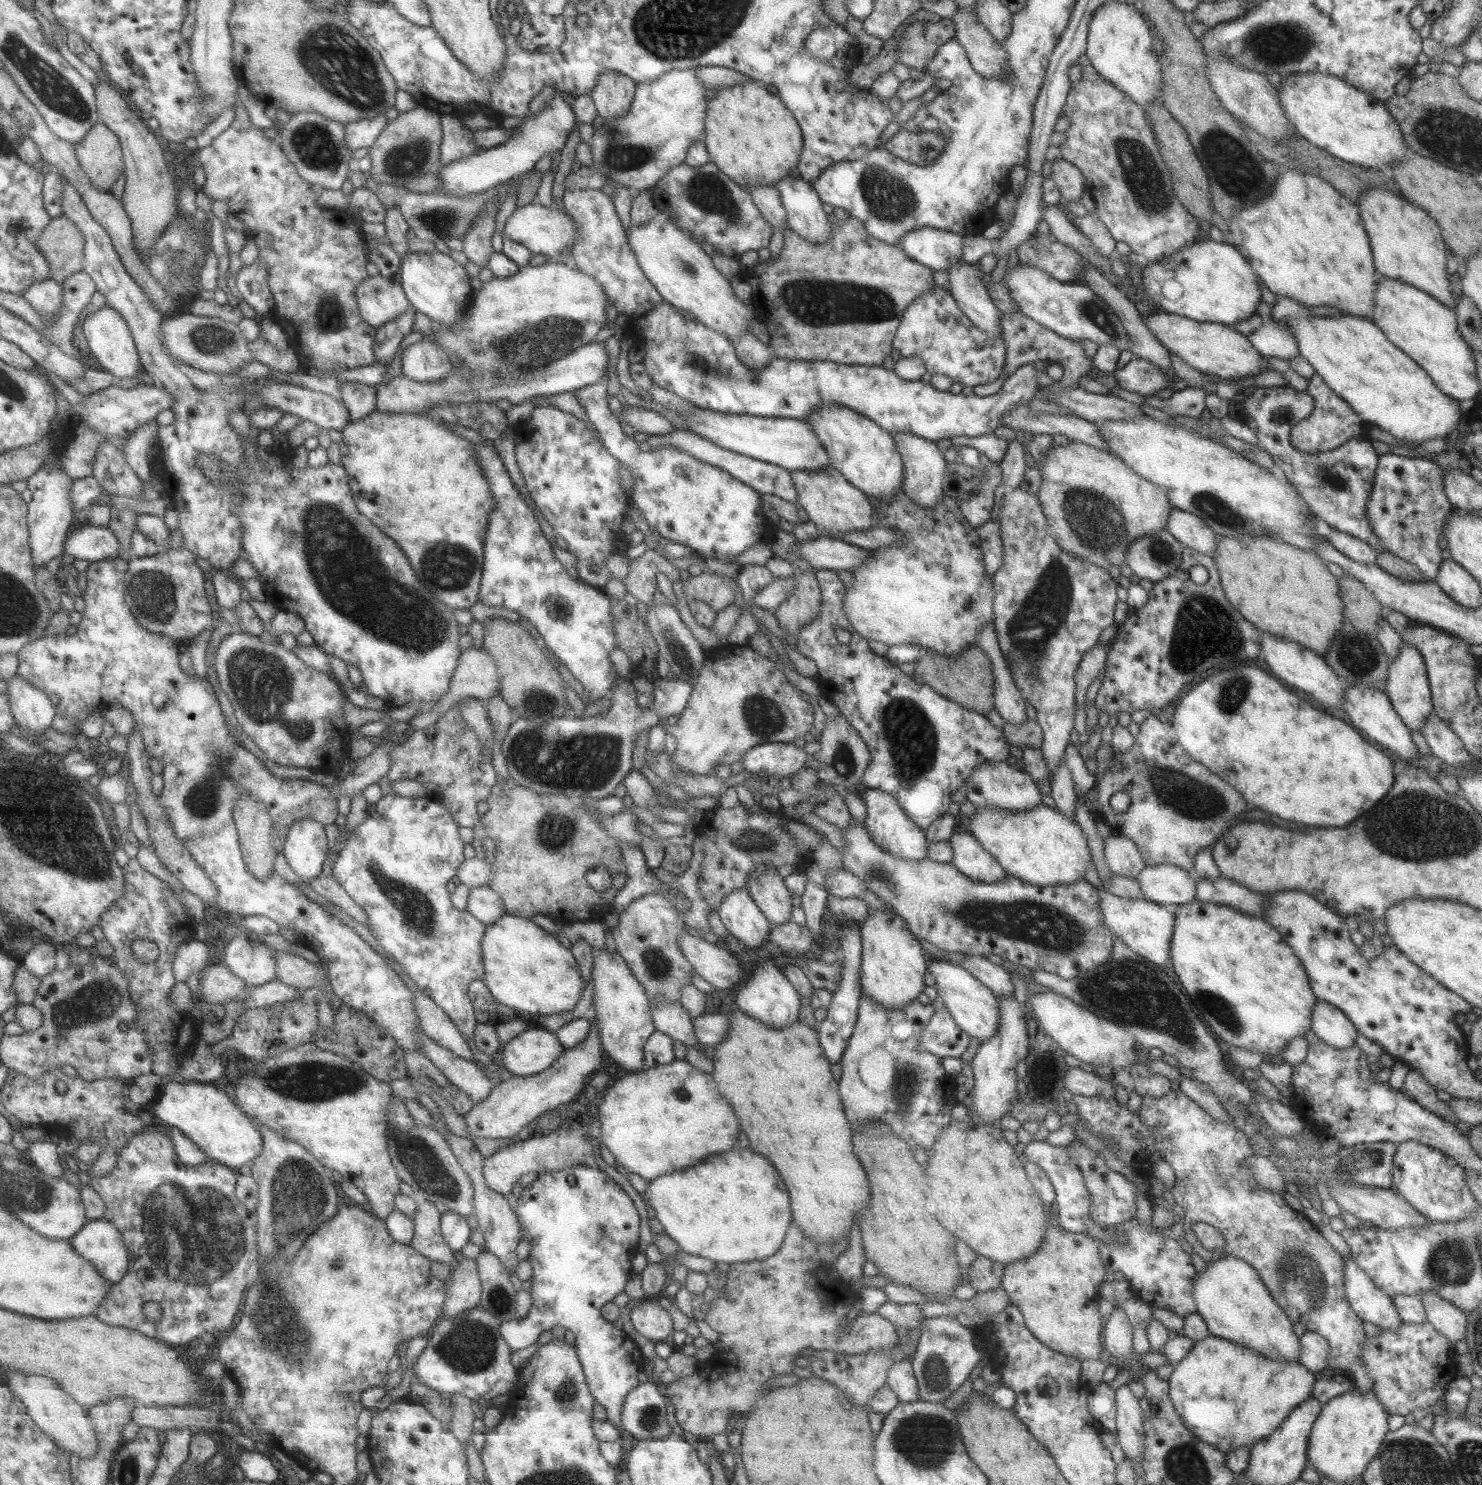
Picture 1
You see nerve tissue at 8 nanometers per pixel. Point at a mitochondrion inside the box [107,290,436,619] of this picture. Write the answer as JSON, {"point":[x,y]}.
{"point":[214,340]}

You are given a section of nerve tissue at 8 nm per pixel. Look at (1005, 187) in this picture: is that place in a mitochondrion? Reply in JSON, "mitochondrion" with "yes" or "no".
{"mitochondrion":"no"}

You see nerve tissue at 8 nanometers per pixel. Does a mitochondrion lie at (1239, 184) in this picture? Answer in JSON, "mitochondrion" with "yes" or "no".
{"mitochondrion":"yes"}

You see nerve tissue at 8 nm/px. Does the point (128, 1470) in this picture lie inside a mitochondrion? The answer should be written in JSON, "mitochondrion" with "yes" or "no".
{"mitochondrion":"yes"}

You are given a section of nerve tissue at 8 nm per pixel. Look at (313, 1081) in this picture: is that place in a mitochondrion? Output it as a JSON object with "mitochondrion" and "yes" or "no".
{"mitochondrion":"yes"}

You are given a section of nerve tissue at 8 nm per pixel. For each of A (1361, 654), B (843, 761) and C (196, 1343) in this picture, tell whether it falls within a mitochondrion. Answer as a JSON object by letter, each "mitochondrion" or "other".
{"A":"mitochondrion","B":"mitochondrion","C":"other"}

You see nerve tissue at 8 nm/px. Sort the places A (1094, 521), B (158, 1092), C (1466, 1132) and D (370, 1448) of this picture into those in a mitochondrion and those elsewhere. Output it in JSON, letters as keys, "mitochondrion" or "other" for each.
{"A":"mitochondrion","B":"other","C":"other","D":"other"}

